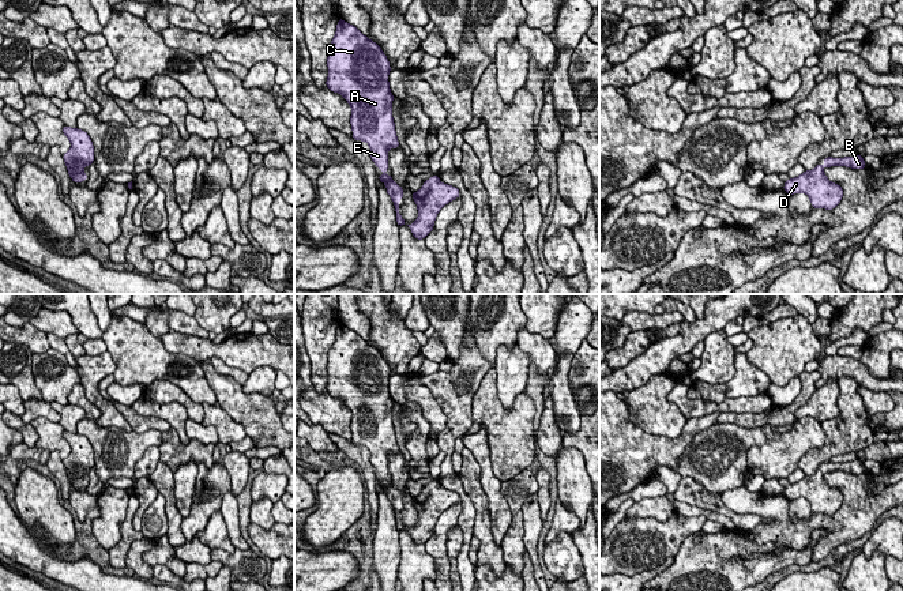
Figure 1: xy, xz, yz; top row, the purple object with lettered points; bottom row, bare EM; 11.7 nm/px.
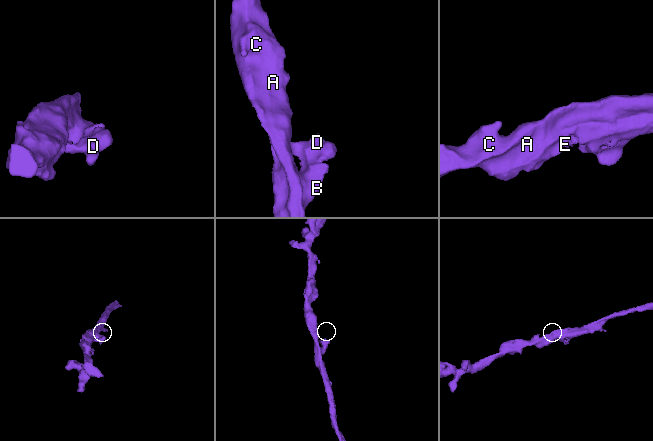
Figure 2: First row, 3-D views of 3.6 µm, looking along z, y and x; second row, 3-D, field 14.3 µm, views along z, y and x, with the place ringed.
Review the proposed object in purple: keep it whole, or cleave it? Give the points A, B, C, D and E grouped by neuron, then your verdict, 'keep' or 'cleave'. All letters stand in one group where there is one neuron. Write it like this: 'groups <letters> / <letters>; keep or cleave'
groups A B C D E; keep

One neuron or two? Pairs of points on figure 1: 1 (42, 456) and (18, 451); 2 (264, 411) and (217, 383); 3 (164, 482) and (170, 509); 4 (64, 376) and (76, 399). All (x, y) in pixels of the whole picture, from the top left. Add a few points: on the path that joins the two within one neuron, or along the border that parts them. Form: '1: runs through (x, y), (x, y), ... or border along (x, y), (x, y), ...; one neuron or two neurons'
1: runs through (37, 454), (23, 452); one neuron
2: runs through (252, 410), (244, 409), (229, 394); one neuron
3: runs through (166, 489), (170, 503); one neuron
4: border along (79, 381), (72, 387), (67, 402); two neurons

